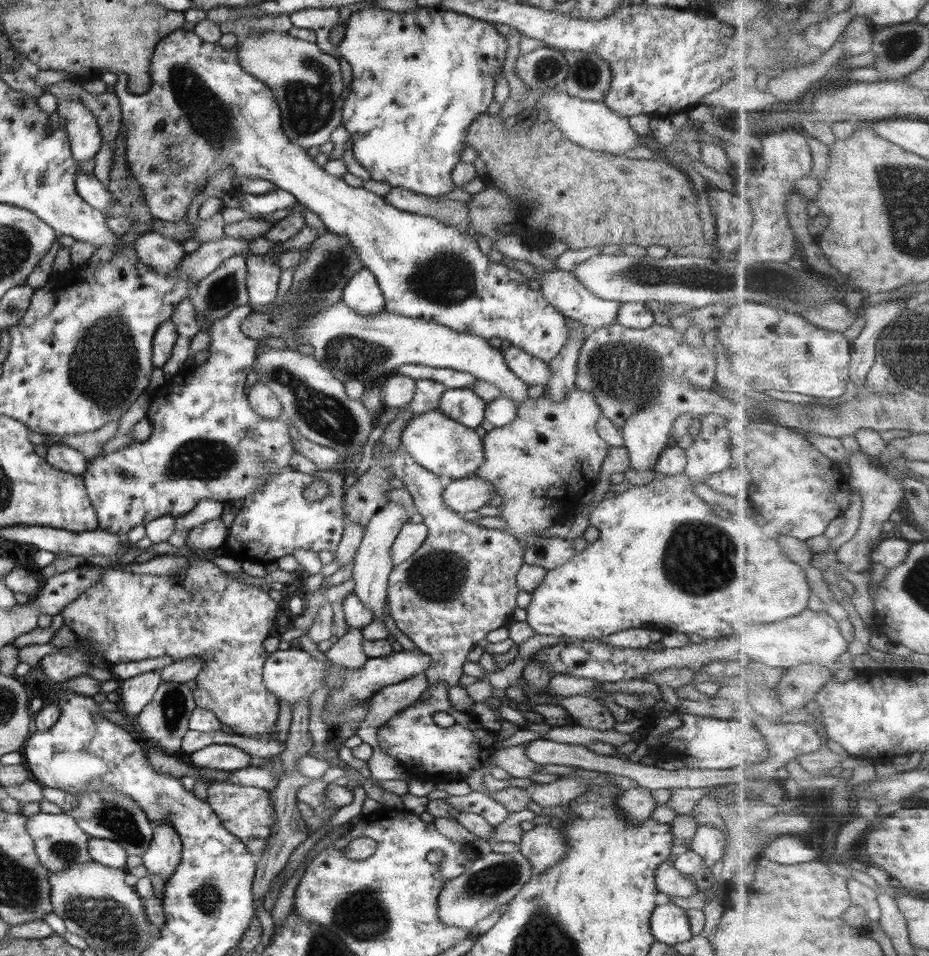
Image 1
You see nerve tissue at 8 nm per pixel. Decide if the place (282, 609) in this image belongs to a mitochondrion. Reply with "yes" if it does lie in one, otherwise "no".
no

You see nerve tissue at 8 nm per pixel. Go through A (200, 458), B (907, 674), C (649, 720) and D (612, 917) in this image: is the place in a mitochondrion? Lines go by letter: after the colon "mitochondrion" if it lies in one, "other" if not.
A: mitochondrion
B: other
C: other
D: other

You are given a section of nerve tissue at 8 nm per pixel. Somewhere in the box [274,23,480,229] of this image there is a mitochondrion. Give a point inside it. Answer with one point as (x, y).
(310, 103)

